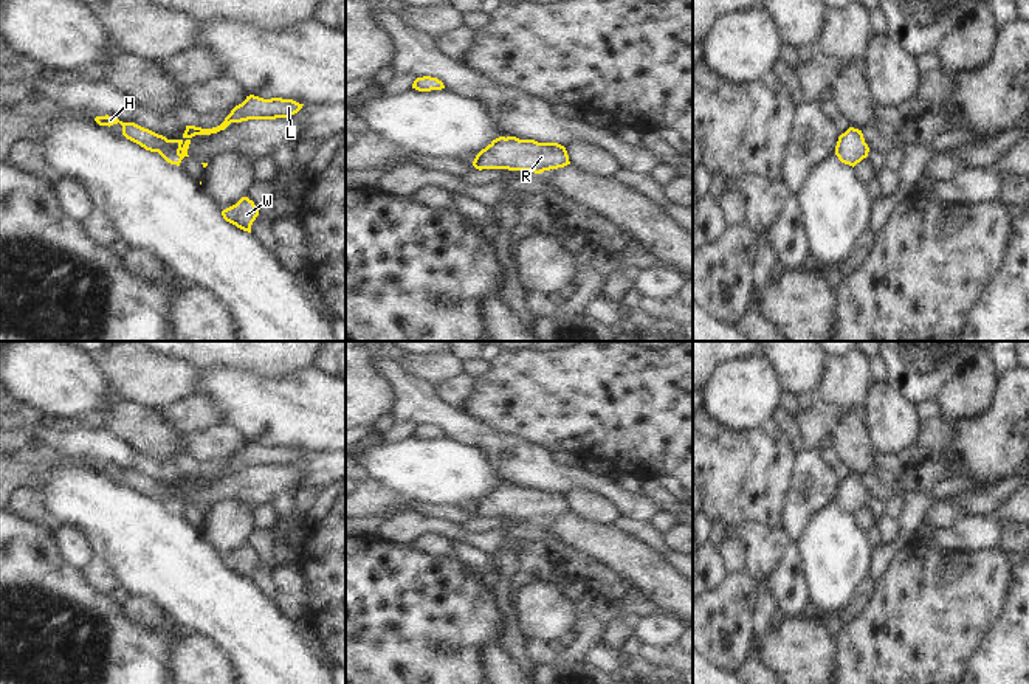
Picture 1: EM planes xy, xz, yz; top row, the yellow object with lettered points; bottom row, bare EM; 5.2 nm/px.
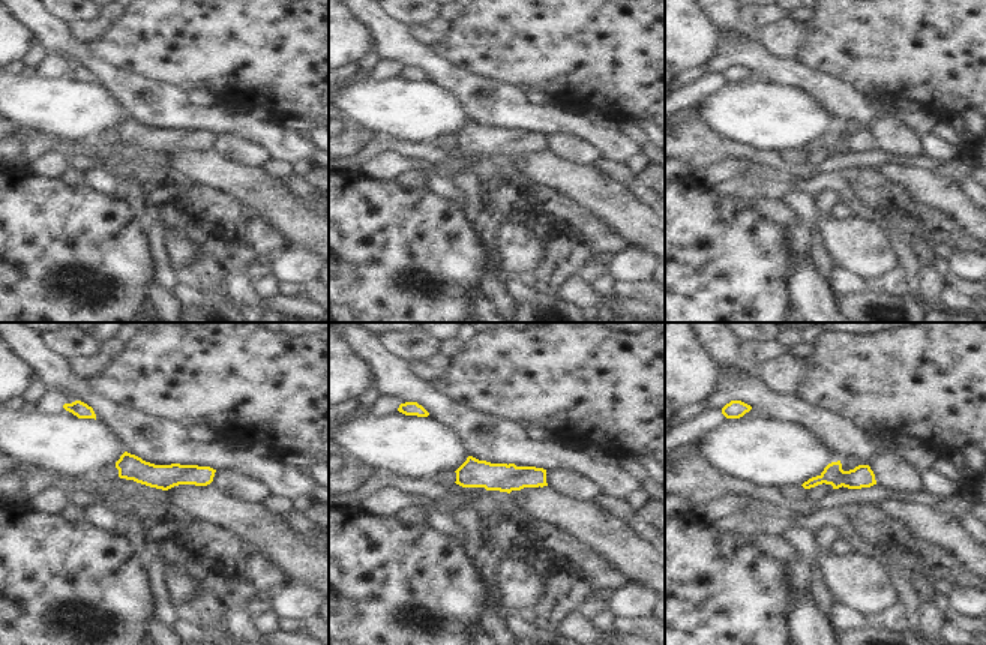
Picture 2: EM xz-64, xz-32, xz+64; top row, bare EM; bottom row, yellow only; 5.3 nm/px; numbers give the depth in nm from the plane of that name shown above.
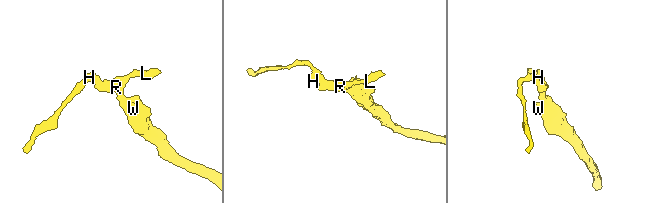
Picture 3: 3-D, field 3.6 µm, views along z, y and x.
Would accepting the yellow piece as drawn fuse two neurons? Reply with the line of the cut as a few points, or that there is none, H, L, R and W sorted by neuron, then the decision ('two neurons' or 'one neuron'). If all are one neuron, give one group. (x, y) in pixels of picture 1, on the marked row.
cut none; groups H L R W; one neuron

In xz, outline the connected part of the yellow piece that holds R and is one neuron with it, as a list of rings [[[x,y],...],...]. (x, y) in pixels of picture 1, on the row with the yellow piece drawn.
[[[499,136],[482,149],[473,166],[482,169],[530,171],[541,174],[570,164],[564,146],[558,143],[538,143],[516,136]]]

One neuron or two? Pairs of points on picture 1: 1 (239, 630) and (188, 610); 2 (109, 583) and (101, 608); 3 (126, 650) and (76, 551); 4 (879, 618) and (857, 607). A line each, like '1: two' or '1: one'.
1: one
2: two
3: two
4: two

